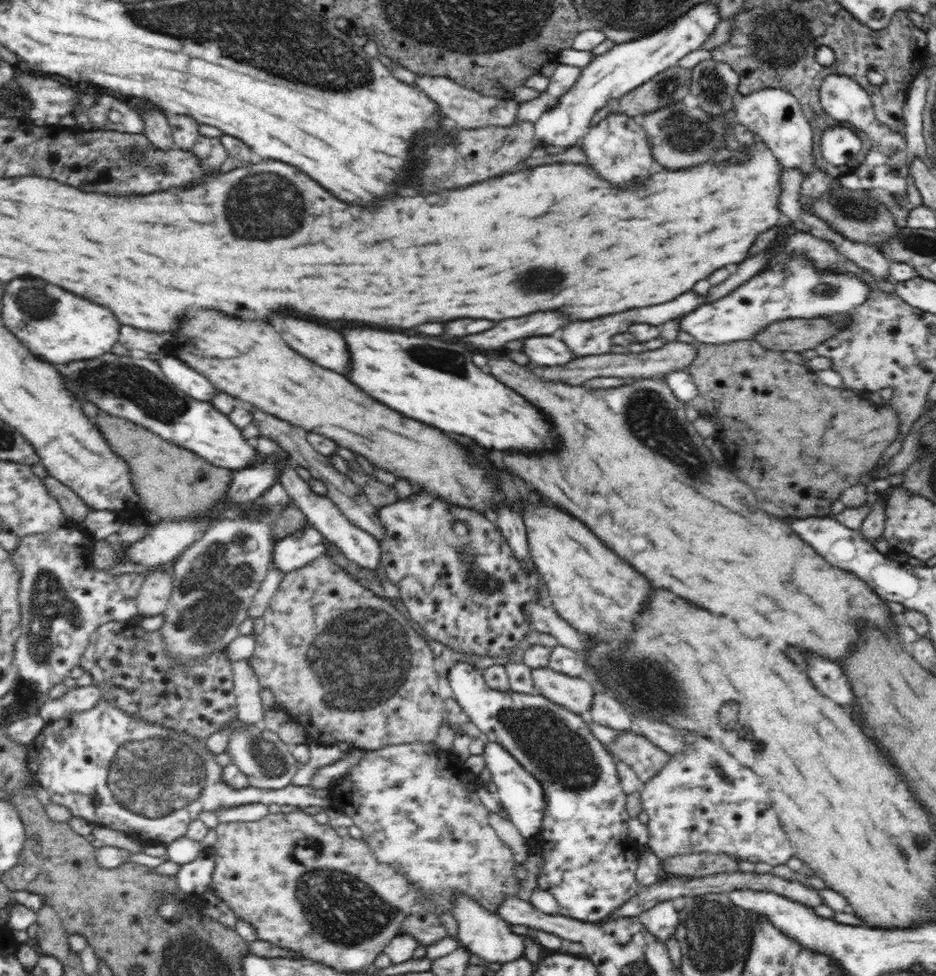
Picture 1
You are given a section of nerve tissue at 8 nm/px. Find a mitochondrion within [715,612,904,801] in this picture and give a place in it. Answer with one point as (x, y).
(752, 738)

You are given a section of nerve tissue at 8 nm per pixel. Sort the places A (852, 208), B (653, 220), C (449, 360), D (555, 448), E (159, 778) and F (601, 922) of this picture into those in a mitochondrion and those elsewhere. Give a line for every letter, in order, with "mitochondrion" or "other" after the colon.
A: mitochondrion
B: other
C: mitochondrion
D: other
E: mitochondrion
F: other

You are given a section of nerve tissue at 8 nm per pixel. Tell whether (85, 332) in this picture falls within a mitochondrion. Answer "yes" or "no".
no

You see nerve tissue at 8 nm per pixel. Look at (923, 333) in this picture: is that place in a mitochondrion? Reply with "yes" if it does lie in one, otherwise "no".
no

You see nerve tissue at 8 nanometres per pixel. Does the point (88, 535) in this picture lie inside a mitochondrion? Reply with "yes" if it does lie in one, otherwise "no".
no

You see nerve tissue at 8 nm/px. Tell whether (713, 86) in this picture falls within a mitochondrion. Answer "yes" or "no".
yes

